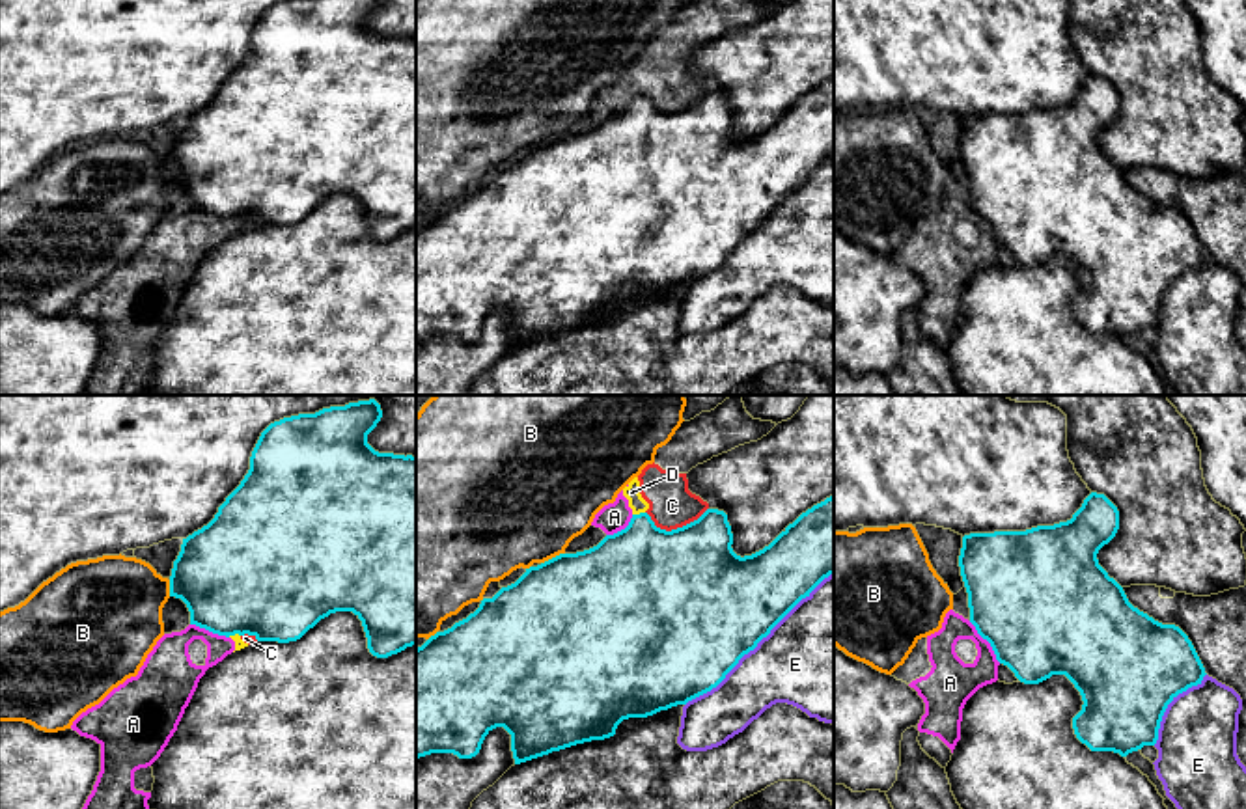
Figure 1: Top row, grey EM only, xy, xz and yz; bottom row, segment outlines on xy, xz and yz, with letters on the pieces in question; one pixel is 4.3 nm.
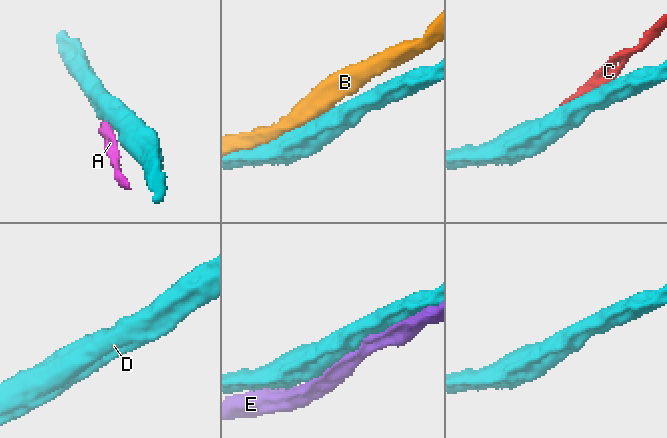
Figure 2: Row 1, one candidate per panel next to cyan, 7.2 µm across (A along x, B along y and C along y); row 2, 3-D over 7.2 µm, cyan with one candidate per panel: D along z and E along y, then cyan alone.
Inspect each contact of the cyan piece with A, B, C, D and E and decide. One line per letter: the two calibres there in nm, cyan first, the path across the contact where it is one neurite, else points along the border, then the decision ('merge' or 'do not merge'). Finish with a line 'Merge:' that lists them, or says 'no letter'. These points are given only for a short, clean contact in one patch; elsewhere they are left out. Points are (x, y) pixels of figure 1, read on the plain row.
A: 500/200 nm | along yz (969, 204), (1000, 245) | do not merge
B: 500/480 nm | do not merge
C: 500/200 nm | do not merge
D: 400/70 nm | along xz (644, 94), (633, 97) | do not merge
E: 500/420 nm | do not merge
Merge: no letter

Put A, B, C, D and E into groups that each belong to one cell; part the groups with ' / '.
A C D / B / E

